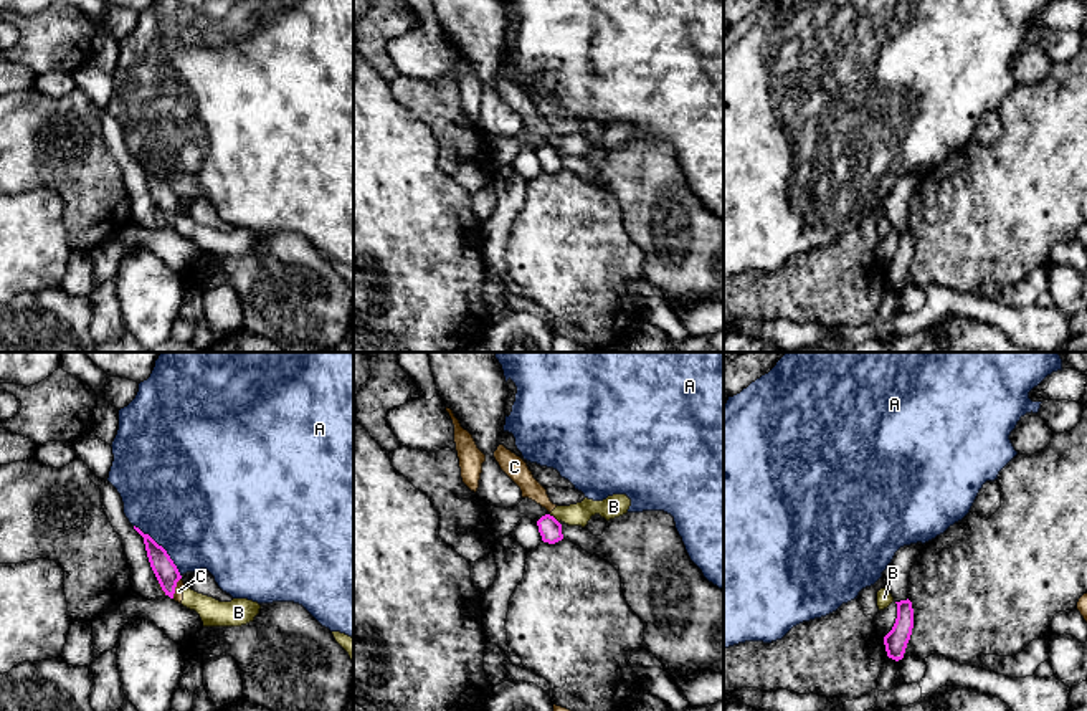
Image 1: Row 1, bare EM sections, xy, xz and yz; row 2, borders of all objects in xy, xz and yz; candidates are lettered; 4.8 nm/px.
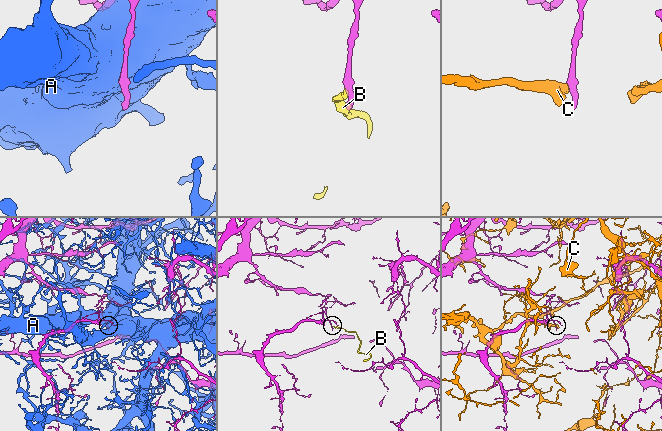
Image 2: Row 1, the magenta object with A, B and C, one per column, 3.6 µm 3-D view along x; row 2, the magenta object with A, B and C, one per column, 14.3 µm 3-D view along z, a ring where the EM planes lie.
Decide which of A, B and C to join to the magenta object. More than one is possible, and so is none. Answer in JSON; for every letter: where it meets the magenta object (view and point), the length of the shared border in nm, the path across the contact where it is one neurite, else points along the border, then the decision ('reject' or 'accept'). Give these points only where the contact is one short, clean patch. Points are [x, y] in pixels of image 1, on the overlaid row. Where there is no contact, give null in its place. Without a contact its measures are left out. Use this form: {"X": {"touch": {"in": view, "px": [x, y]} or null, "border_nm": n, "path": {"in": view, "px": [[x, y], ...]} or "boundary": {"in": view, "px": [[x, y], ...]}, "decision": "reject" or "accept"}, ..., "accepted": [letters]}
{"A": {"touch": {"in": "xy", "px": [162, 548]}, "border_nm": 340, "decision": "reject"}, "B": {"touch": {"in": "xz", "px": [554, 518]}, "border_nm": 70, "boundary": {"in": "xz", "px": [[549, 515], [559, 523]]}, "decision": "reject"}, "C": {"touch": {"in": "xy", "px": [175, 586]}, "border_nm": 110, "decision": "reject"}, "accepted": []}

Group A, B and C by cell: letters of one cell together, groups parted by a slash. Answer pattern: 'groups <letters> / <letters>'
groups A / B C

